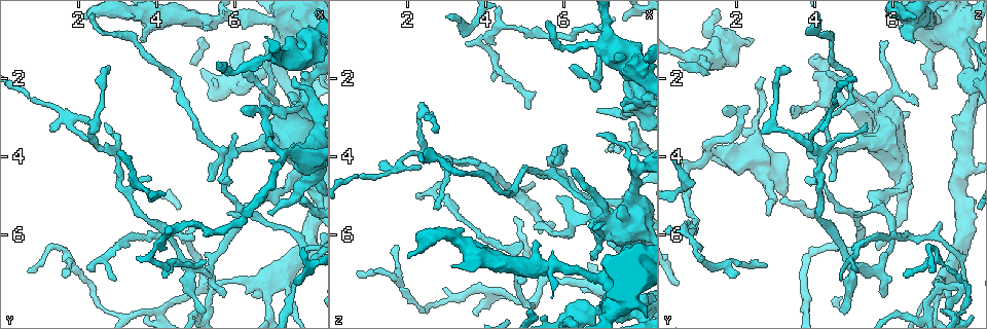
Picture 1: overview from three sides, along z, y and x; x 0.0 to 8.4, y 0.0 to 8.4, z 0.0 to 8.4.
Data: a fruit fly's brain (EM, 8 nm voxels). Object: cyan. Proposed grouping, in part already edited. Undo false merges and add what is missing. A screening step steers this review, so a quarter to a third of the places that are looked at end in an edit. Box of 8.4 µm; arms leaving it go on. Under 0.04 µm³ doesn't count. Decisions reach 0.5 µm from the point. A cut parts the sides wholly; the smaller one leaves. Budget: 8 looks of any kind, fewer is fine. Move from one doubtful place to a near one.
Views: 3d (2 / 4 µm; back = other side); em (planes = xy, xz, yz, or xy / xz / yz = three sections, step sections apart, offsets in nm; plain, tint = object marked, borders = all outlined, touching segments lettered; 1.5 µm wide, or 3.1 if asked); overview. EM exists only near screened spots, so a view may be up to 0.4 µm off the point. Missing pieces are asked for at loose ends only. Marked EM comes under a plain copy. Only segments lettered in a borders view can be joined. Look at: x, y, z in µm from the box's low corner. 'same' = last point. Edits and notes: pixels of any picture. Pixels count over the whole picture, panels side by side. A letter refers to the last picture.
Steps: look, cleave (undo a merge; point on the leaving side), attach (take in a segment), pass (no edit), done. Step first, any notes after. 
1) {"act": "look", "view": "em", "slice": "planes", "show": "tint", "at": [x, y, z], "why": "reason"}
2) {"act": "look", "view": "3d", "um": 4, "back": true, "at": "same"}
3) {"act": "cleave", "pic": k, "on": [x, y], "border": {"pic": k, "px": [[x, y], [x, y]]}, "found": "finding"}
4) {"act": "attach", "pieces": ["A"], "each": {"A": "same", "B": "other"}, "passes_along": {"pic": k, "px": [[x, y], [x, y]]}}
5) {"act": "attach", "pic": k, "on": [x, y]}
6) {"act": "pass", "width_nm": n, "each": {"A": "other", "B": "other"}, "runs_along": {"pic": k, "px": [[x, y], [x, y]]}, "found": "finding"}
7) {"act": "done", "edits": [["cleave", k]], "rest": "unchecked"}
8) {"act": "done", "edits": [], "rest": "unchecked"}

{"act": "look", "view": "3d", "um": 4, "at": [5.95, 3.45, 3.80], "why": "tapers out"}

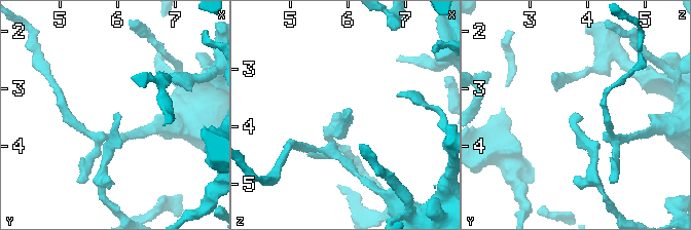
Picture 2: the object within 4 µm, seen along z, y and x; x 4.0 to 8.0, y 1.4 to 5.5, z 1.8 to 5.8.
{"act": "look", "view": "em", "slice": "xy", "step": 4, "show": "borders", "at": [5.90, 3.45, 3.85], "why": "shape alone is not enough"}

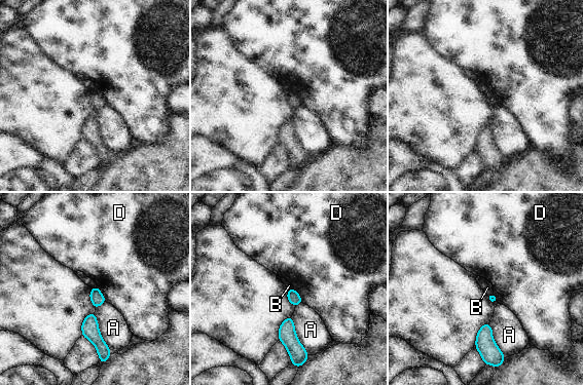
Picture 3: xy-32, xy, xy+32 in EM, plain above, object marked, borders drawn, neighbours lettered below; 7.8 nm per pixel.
{"act": "pass", "each": {"A": "other", "B": "other", "D": "other"}, "border": {"pic": 3, "px": [[493, 293], [486, 296]]}, "found": "none of them fits"}

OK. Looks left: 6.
{"act": "look", "view": "3d", "um": 2, "at": [5.90, 5.50, 5.05], "why": "an open end"}

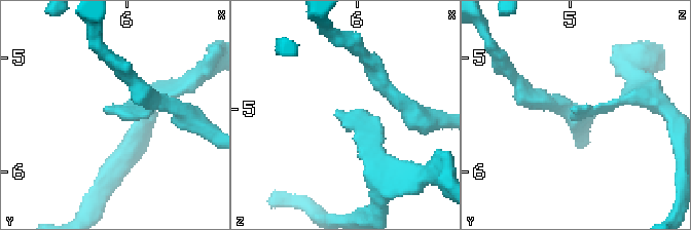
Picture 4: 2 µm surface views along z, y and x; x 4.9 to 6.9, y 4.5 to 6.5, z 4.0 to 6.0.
{"act": "look", "view": "em", "slice": "xz", "step": 4, "show": "tint", "at": [5.84, 5.50, 5.06]}

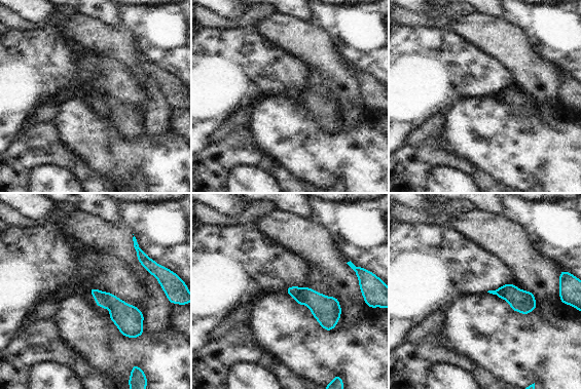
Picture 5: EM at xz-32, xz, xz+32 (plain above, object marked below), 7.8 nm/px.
{"act": "look", "view": "em", "slice": "planes", "show": "borders", "at": "same", "why": "cut it another way"}

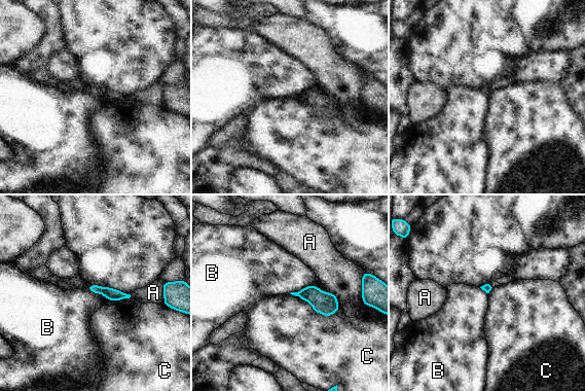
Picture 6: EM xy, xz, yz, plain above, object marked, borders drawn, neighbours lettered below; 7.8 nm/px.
{"act": "pass", "each": {"A": "other", "B": "other", "C": "other"}, "runs_along": {"pic": 6, "px": [[90, 287], [123, 295]]}, "found": "no lettered segment goes on from it"}

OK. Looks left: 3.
{"act": "look", "view": "em", "slice": "planes", "show": "borders", "at": [3.85, 4.55, 4.15], "why": "tapers out"}

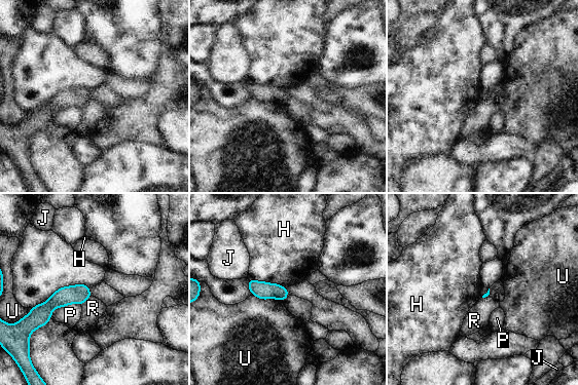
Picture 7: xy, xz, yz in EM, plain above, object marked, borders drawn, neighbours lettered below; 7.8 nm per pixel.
{"act": "pass", "each": {"H": "other", "J": "other", "P": "other", "R": "other", "U": "other"}, "found": "no lettered segment goes on from it"}

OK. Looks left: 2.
{"act": "done", "edits": [], "rest": "unchecked"}

